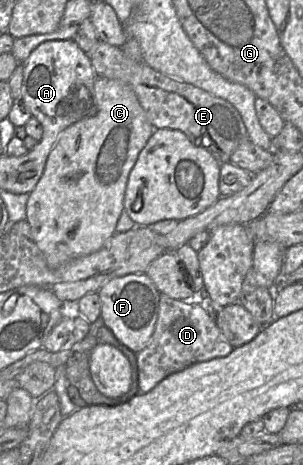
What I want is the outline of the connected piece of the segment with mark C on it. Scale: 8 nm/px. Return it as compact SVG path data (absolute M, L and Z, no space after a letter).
M96 76L94 98L95 115L61 132L26 205L31 240L53 269L98 251L116 233L129 174L155 130L134 91L122 81Z

